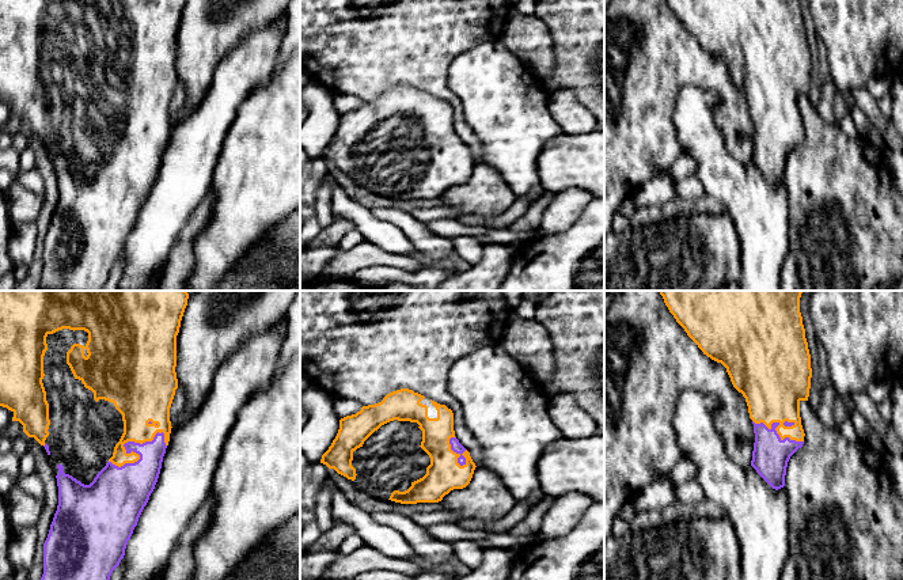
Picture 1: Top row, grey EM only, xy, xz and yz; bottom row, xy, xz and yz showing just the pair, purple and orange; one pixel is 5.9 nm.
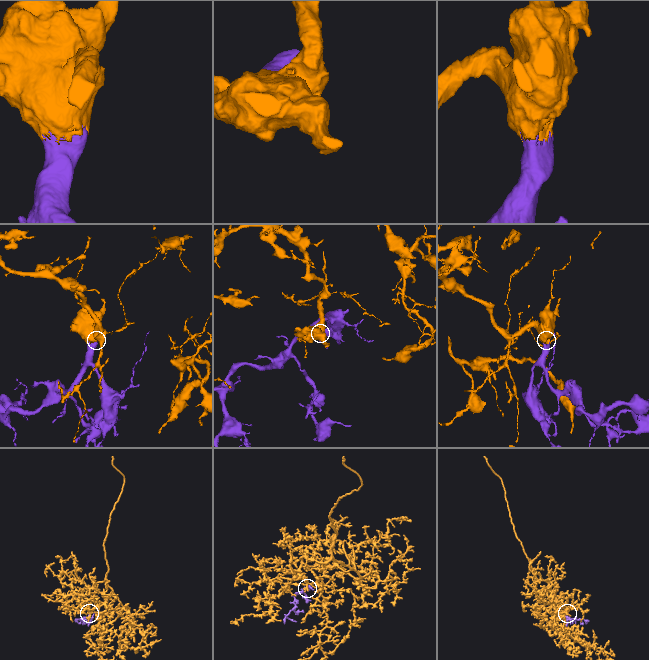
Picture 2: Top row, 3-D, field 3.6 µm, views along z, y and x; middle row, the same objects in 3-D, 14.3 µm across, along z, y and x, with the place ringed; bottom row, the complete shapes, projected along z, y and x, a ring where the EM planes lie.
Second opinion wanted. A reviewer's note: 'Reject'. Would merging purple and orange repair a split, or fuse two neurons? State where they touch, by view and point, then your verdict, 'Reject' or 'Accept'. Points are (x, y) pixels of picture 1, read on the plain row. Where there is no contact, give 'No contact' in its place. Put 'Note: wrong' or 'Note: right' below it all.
Touches purple at xy (125, 144). Accept
Note: wrong

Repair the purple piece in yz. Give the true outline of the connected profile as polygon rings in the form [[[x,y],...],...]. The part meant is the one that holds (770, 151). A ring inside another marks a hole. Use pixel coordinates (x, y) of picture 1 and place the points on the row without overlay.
[[[665,0],[687,31],[712,56],[721,58],[733,83],[745,94],[754,120],[755,139],[751,162],[775,186],[785,182],[790,152],[804,140],[800,98],[808,96],[811,84],[811,50],[800,0]]]

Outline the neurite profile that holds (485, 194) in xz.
[[[477,162],[470,179],[454,185],[441,196],[443,205],[454,206],[460,216],[492,219],[505,212],[517,198],[492,166]]]

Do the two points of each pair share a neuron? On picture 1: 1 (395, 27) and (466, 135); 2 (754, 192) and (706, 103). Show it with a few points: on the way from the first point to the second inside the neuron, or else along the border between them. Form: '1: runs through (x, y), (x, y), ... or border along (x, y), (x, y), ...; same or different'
1: runs through (420, 55), (435, 83), (456, 107); same
2: runs through (732, 171), (706, 146), (706, 125); same

